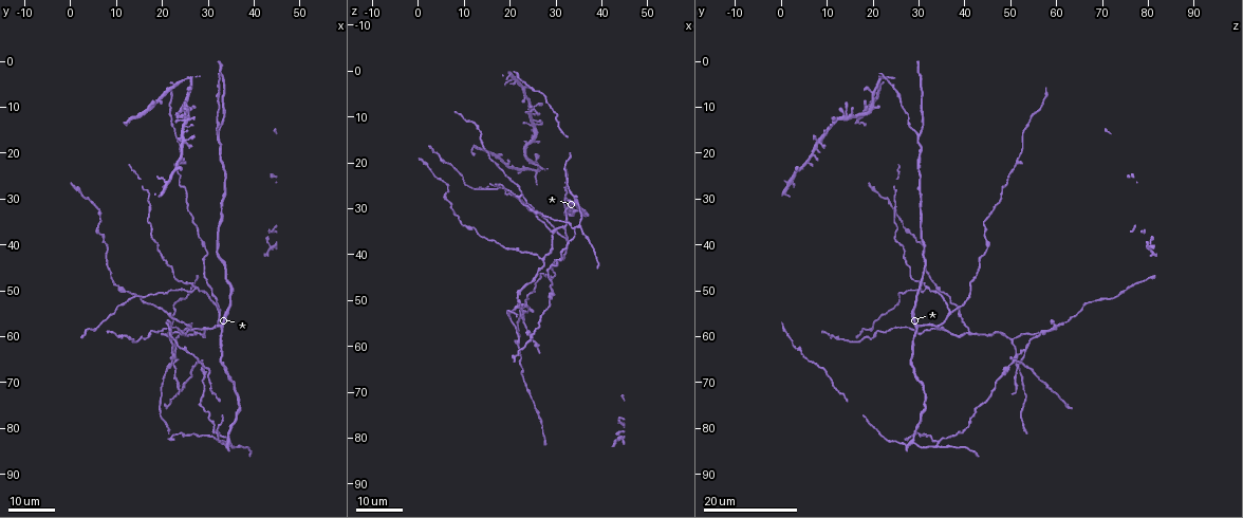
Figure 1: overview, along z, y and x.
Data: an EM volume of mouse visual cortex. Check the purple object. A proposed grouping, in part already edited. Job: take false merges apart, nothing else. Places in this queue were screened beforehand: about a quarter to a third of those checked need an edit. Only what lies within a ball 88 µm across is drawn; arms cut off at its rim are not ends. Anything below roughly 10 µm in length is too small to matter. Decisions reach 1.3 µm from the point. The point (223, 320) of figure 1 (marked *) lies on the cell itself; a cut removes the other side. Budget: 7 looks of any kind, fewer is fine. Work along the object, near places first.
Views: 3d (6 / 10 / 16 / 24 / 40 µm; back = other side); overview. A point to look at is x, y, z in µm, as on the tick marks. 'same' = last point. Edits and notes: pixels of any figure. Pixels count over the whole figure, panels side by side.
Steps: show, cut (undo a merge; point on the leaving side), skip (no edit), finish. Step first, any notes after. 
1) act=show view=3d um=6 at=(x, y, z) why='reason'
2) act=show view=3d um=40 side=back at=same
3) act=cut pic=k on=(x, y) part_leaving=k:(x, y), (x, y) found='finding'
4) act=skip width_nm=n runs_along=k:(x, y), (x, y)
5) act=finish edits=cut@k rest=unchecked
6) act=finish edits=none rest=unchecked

act=show view=3d um=24 at=(27.0, 59.0, 41.0)

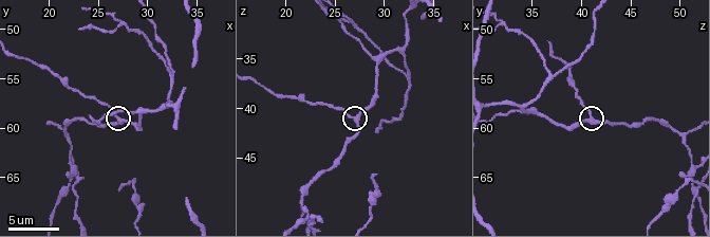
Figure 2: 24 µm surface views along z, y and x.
act=show view=3d um=10 at=(26.8, 59.0, 41.0)

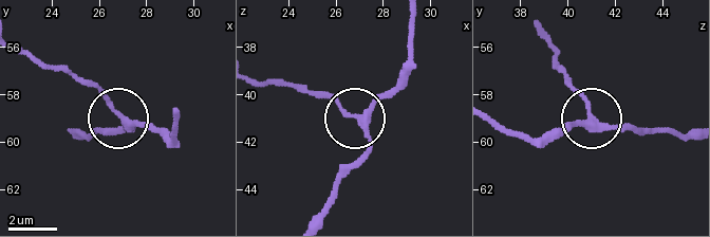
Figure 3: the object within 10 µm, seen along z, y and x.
act=skip width_nm=250 runs_along=3:(411, 20), (411, 62), (393, 87), (354, 117), (322, 95) found='one cell here'

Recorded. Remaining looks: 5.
act=show view=3d um=10 at=(32.6, 54.6, 36.8) why='three arms meet'

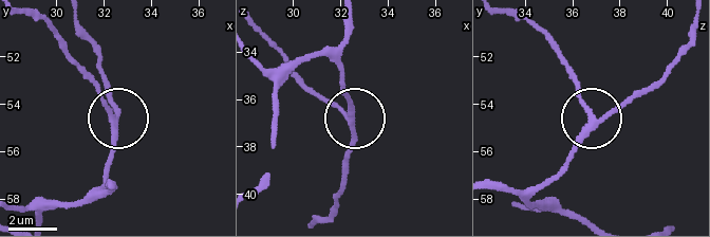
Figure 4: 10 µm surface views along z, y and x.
act=skip side_arm_um=48 runs_along=4:(347, 22), (340, 87), (351, 117), (312, 91) found='one cell here'

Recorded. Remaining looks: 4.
act=show view=3d um=10 at=(27.4, 49.2, 31.8) why='two arms in line, one across'

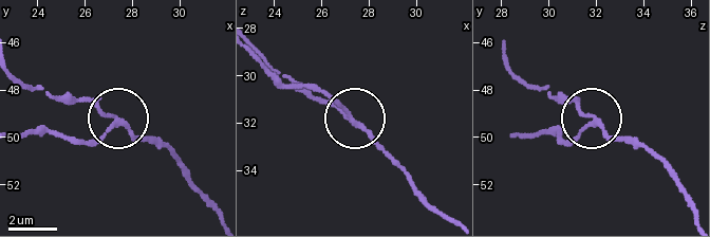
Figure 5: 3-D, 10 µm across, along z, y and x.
act=skip arms=3 runs_along=5:(445, 218), (342, 105), (314, 88) found='all the same cell'

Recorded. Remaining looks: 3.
act=finish edits=none rest=unchecked

